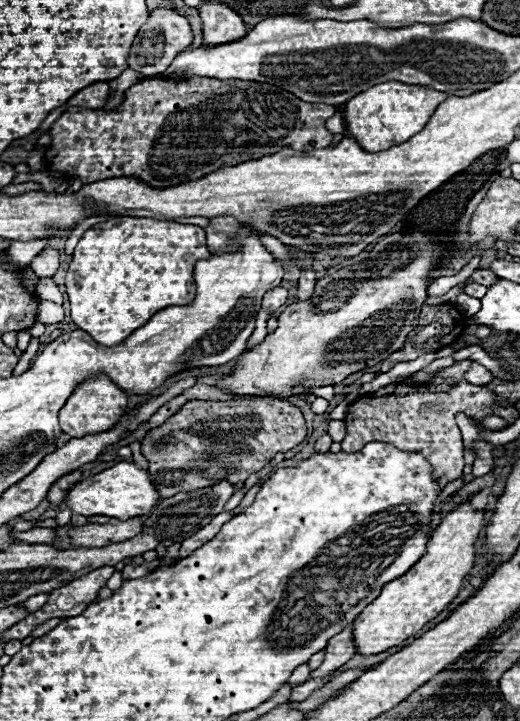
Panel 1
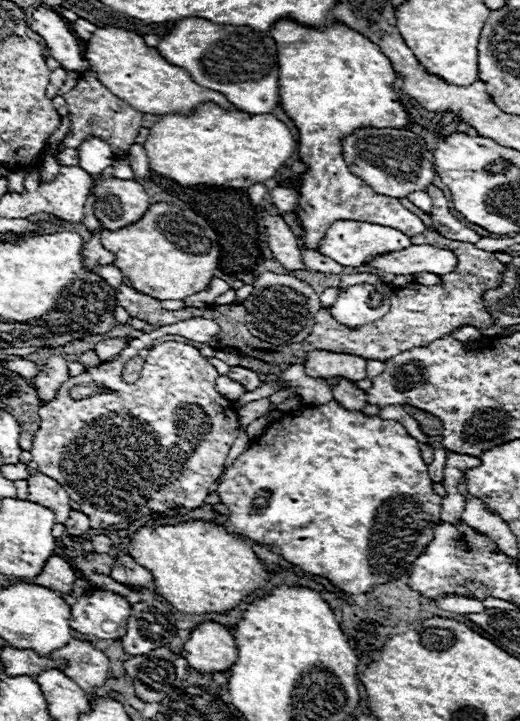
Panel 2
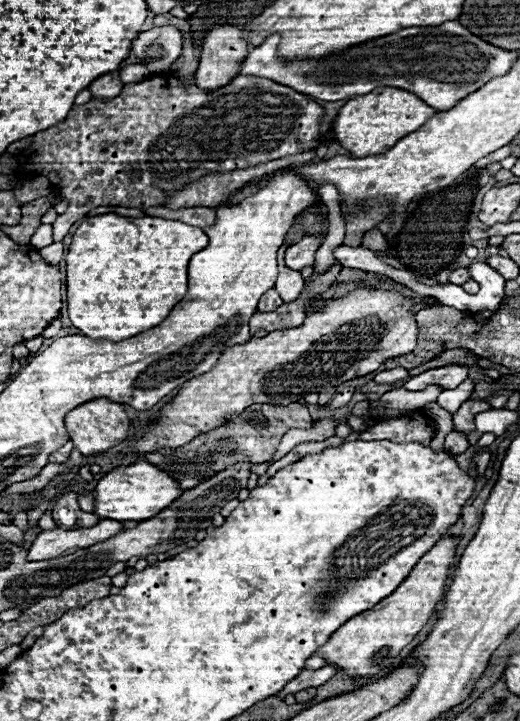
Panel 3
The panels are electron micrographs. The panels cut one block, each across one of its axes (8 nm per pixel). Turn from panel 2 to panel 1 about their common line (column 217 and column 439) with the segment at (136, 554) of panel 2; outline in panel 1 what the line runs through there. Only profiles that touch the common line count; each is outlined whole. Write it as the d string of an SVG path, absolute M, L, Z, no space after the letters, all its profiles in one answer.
M470 500L448 512L428 538L426 554L406 574L388 582L380 596L354 620L354 642L360 654L370 656L402 644L458 596L468 572L474 566L474 544L484 528L484 514L484 510L474 510Z

